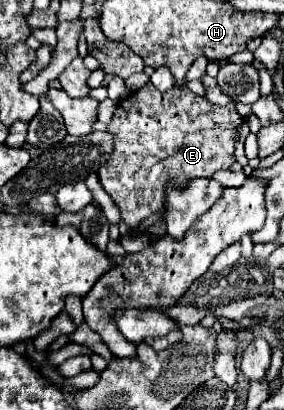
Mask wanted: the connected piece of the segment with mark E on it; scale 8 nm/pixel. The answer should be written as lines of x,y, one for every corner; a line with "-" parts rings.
145,84
141,90
129,94
129,98
121,100
115,116
107,128
117,140
117,148
113,150
109,162
99,170
99,182
105,192
113,198
113,202
121,208
123,222
129,228
139,226
151,214
163,210
165,204
165,188
173,184
177,188
185,188
195,178
211,178
217,170
229,170
235,162
235,126
241,124
243,118
235,112
235,108
221,108
209,104
205,98
193,94
189,88
173,86
167,92
159,92
153,84

